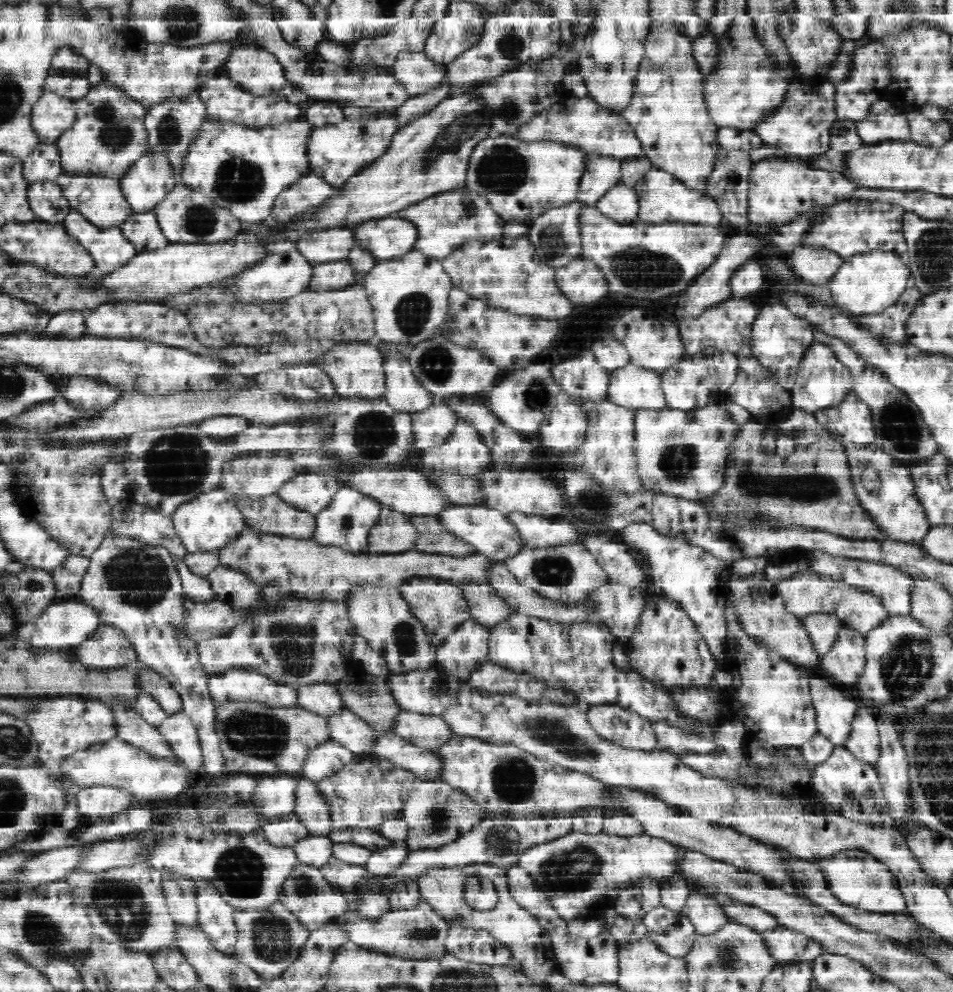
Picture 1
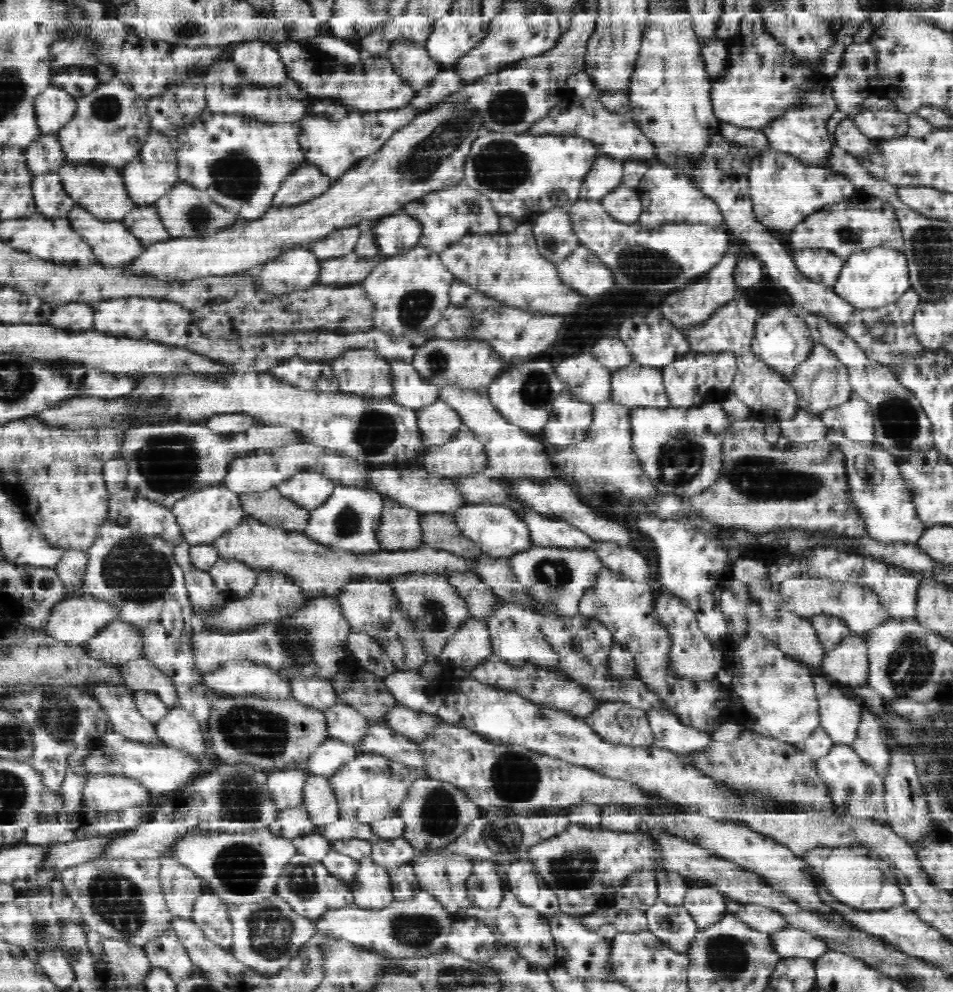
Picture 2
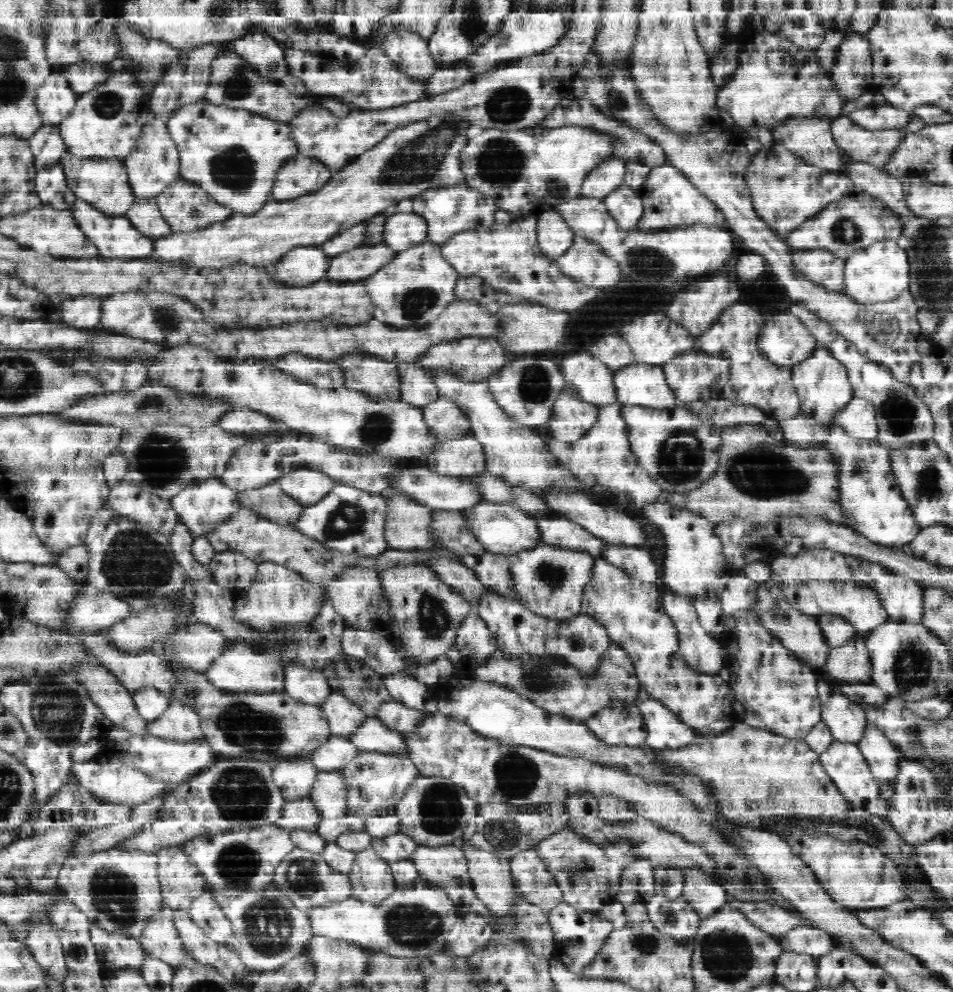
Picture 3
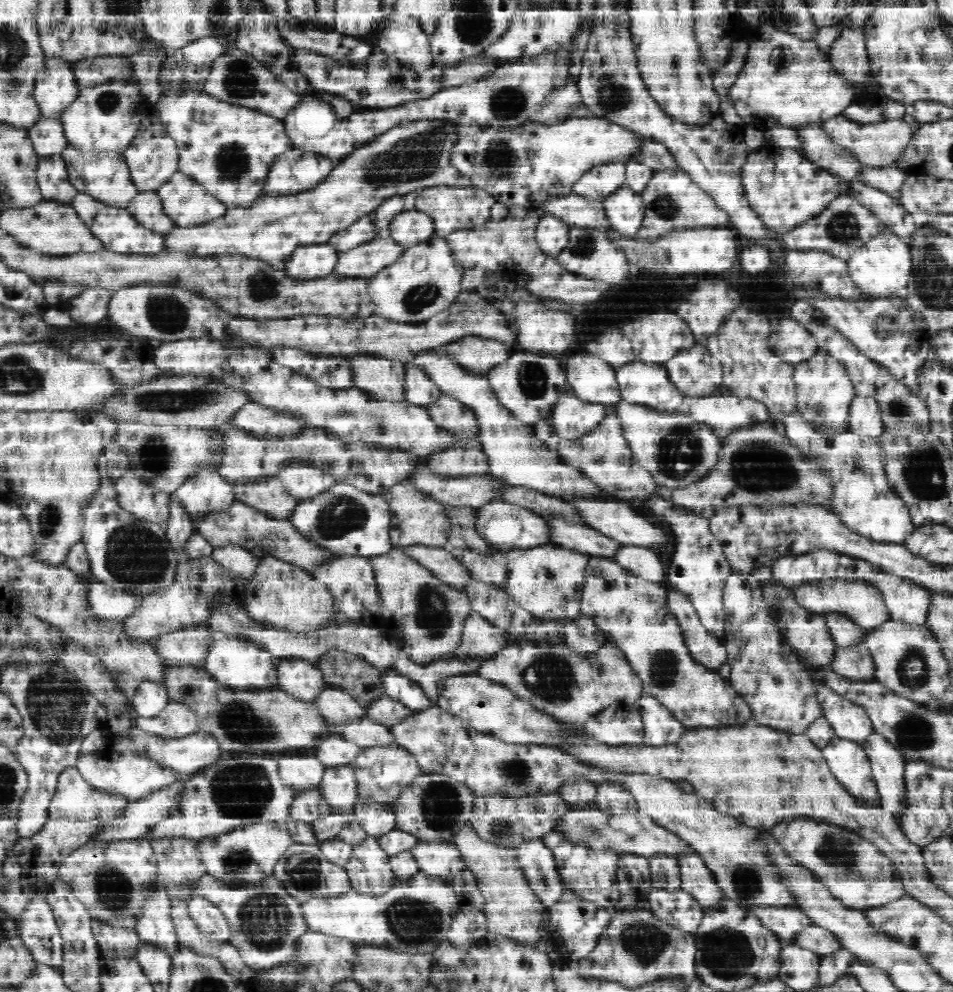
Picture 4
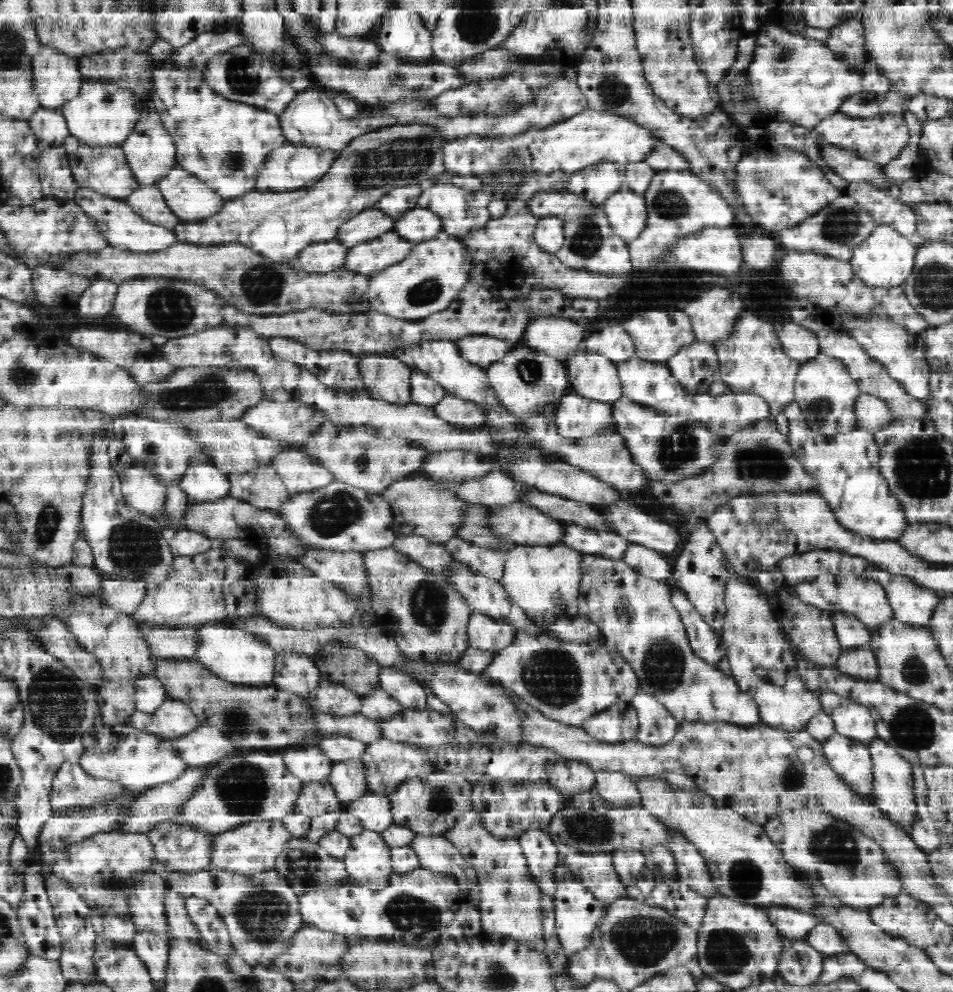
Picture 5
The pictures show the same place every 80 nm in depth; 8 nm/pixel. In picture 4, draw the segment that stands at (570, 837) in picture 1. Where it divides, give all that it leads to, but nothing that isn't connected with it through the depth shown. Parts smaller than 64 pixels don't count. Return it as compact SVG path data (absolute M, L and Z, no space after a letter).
M550 832L548 836L542 838L542 842L554 852L554 860L556 860L557 871L562 878L562 882L576 890L576 894L584 900L594 902L600 908L608 908L614 906L620 898L620 890L618 890L617 872L618 860L620 854L616 850L584 850L584 846L576 846L576 844L564 840L560 832Z

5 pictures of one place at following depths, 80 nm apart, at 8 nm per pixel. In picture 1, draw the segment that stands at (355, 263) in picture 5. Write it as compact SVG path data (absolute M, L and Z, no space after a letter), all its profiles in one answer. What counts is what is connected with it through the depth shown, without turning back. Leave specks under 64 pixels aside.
M347 258L340 259L315 265L308 288L310 290L338 290L352 285L354 280L358 280L355 267Z

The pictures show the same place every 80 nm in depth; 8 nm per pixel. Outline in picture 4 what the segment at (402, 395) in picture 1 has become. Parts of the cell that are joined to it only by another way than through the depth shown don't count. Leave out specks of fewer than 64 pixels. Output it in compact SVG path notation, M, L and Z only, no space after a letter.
M409 362L405 365L406 400L410 404L424 407L436 402L442 394L436 383L424 372L424 369L418 369Z

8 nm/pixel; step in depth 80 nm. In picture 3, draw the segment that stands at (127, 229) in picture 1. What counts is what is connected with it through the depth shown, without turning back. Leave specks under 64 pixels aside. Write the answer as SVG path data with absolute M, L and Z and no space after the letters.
M135 198L126 214L132 226L148 238L162 238L171 233L171 226L160 212L155 198Z

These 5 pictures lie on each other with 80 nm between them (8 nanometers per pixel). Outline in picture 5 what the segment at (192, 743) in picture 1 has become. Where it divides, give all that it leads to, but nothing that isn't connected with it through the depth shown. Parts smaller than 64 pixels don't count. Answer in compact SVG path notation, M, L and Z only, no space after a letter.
M167 698L156 712L146 714L135 710L134 714L129 716L129 724L160 738L175 739L196 730L200 721L186 702Z

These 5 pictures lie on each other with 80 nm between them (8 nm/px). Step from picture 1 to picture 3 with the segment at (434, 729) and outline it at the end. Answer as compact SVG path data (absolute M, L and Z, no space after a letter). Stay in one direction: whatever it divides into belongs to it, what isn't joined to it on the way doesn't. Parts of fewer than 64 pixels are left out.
M390 700L382 702L380 708L376 710L376 718L380 719L388 728L394 729L401 734L408 734L410 730L416 730L421 719L426 715L425 712L419 711L400 701Z

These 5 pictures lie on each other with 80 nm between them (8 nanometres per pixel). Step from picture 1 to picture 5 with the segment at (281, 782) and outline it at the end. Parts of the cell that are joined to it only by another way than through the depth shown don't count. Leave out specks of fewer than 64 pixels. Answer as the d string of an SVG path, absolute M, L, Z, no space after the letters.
M318 744L286 749L282 755L287 771L304 783L324 780L334 764L323 754Z

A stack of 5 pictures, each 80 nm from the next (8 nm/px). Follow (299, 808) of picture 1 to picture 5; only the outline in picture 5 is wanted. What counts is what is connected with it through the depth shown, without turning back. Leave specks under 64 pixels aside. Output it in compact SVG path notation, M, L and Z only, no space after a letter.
M363 759L334 763L327 779L343 809L367 792L366 766Z

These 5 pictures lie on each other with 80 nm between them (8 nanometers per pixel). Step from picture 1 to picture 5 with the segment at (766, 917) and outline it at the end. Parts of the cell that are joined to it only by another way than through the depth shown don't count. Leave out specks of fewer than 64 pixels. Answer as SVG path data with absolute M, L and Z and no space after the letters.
M774 906L766 908L768 918L784 938L800 940L812 930L819 920L812 914L794 907Z

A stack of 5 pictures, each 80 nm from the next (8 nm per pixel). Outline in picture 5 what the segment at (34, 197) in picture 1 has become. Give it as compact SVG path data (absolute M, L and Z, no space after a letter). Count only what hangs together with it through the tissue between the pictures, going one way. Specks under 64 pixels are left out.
M63 146L46 148L39 156L40 182L44 196L60 201L73 200L79 189L72 177L67 152Z

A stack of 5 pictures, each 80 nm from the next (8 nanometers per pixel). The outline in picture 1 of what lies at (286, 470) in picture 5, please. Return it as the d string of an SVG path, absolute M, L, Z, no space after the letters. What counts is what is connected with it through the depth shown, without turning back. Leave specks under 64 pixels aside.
M302 472L283 484L277 495L296 509L318 515L333 500L341 486L341 482L328 478L328 474L320 476L320 472Z

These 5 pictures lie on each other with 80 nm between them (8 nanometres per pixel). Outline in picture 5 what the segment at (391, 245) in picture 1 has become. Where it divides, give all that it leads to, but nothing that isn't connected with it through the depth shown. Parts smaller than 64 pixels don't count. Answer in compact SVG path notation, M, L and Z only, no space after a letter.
M418 206L403 212L393 226L397 234L416 243L434 238L441 228L442 221L438 214Z

